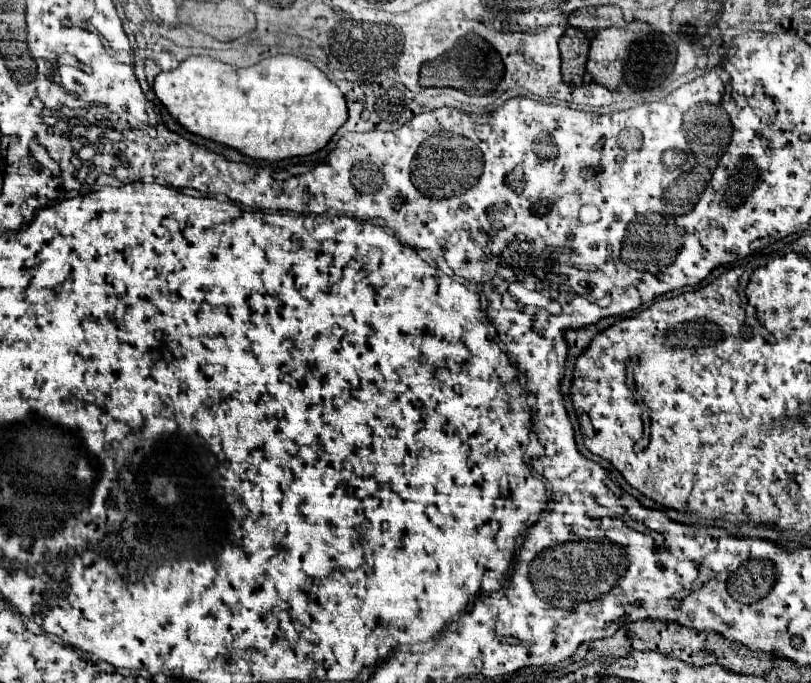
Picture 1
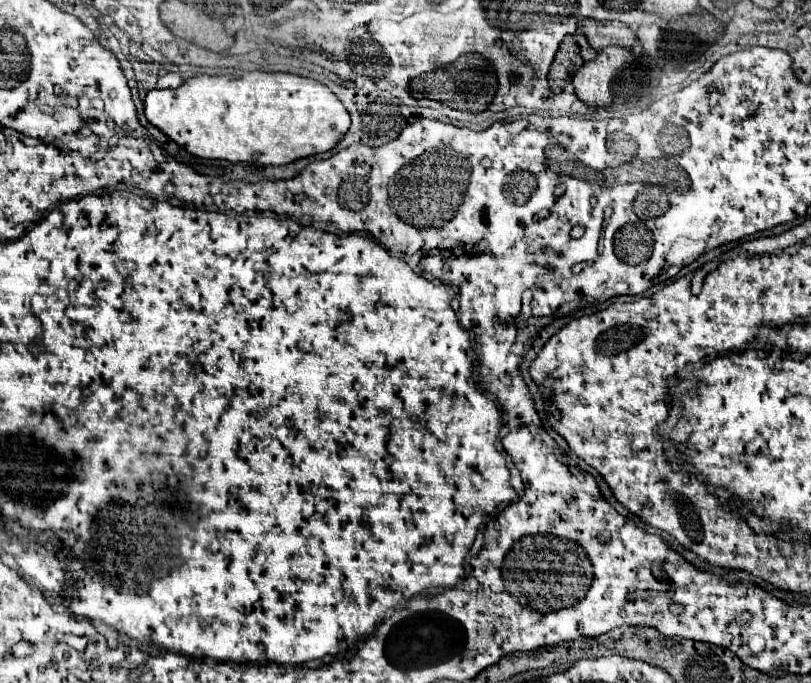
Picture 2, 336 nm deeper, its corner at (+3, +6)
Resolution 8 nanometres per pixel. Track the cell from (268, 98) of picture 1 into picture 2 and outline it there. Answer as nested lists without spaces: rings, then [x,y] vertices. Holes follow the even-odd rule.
[[[251,71],[233,77],[197,75],[187,79],[177,89],[153,89],[145,97],[145,117],[153,127],[163,131],[169,139],[195,157],[223,159],[231,163],[251,161],[261,165],[287,165],[303,157],[325,153],[343,139],[351,125],[347,109],[327,85],[291,73],[263,71]]]

